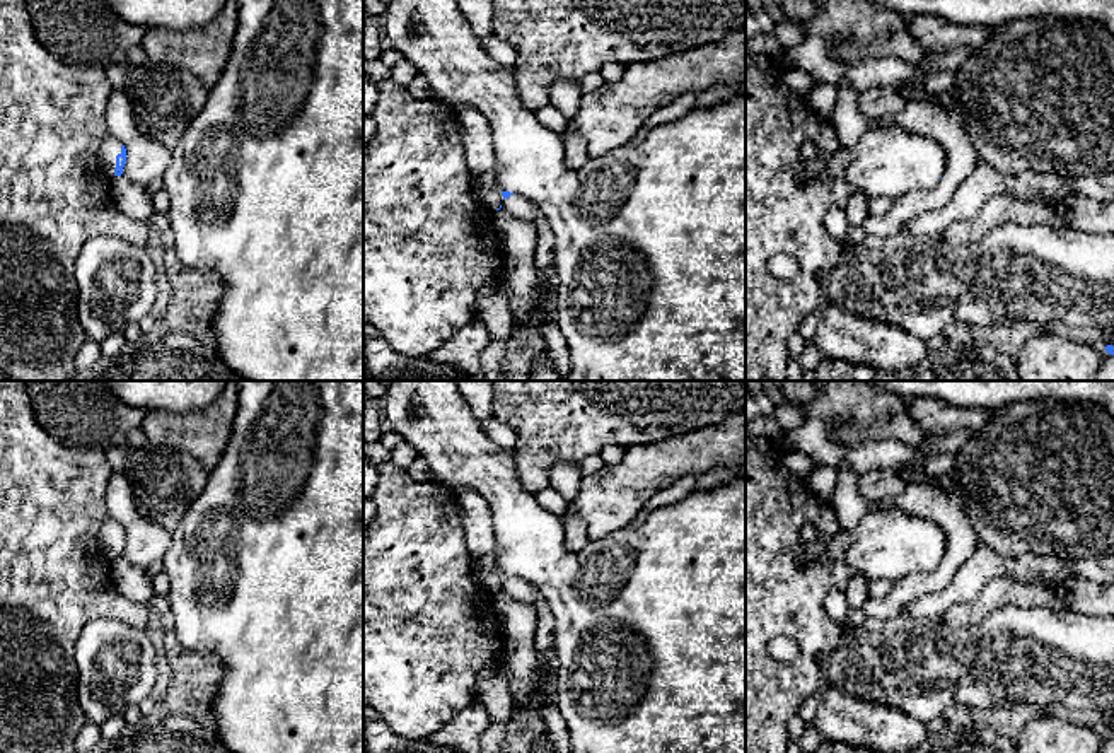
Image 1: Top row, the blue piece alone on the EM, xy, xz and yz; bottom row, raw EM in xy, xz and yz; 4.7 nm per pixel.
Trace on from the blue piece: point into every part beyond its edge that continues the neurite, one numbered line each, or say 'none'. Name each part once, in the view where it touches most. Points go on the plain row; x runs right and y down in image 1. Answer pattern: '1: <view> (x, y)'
1: xy (110, 530)

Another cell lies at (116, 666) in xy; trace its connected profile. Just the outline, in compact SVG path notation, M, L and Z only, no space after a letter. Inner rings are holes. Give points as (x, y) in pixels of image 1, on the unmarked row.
M96 618L84 625L75 661L78 703L89 722L101 726L150 695L159 647L143 628L121 620Z

